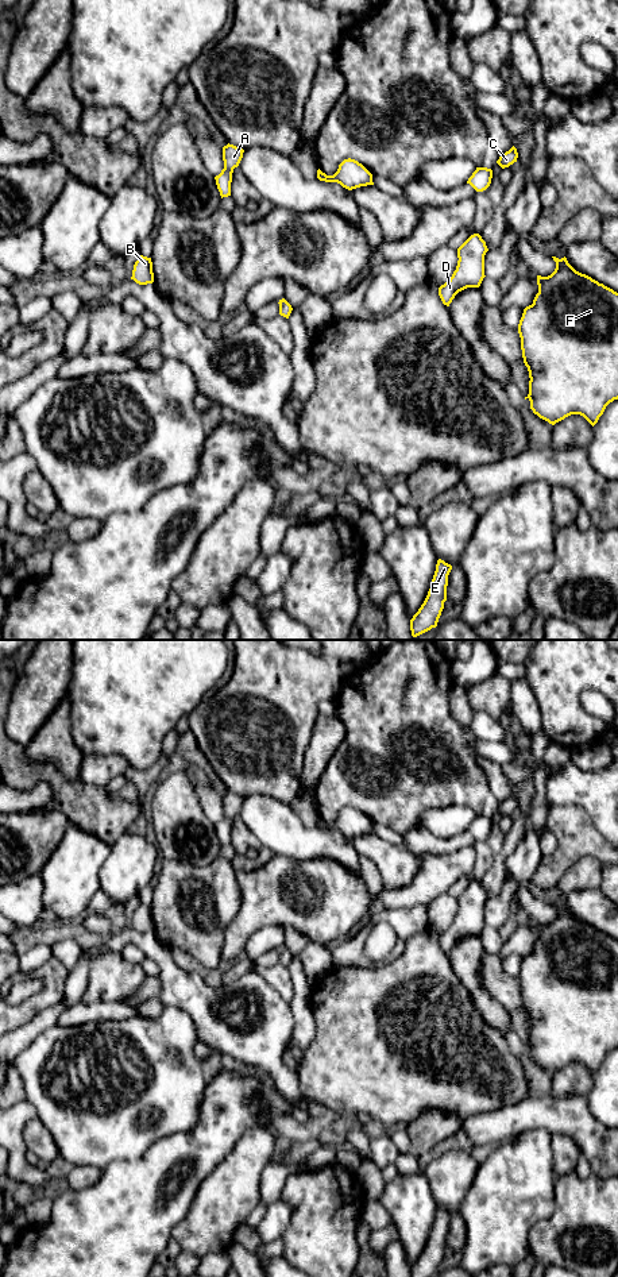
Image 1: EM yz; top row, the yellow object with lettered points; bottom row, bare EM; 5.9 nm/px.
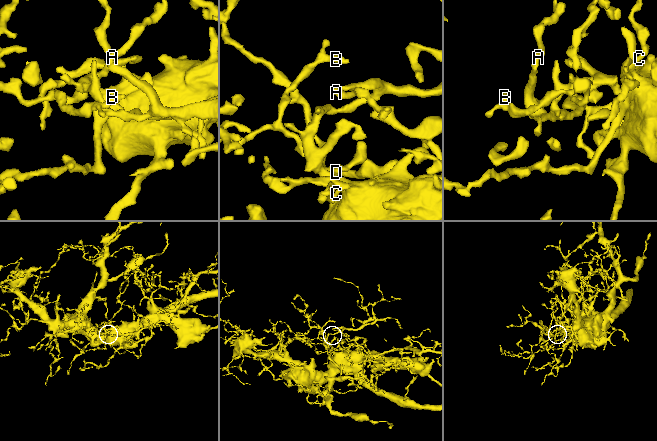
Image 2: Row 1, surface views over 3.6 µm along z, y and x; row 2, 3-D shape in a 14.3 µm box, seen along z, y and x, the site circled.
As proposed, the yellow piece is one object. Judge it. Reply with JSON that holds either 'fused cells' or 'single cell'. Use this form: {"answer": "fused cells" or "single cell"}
{"answer": "single cell"}

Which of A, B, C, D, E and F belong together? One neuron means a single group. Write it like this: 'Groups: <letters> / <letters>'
Groups: A B C D E F

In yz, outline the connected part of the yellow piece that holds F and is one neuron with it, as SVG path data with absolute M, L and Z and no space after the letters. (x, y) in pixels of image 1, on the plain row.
M552 904L556 910L555 919L548 925L537 923L538 941L536 942L533 952L524 957L522 965L518 972L518 981L521 985L521 998L524 1011L529 1019L529 1042L525 1045L530 1049L530 1057L540 1066L555 1073L571 1062L583 1064L592 1075L598 1070L603 1062L606 1054L618 1048L618 941L613 937L599 931L591 925L576 919L567 908L567 906Z

